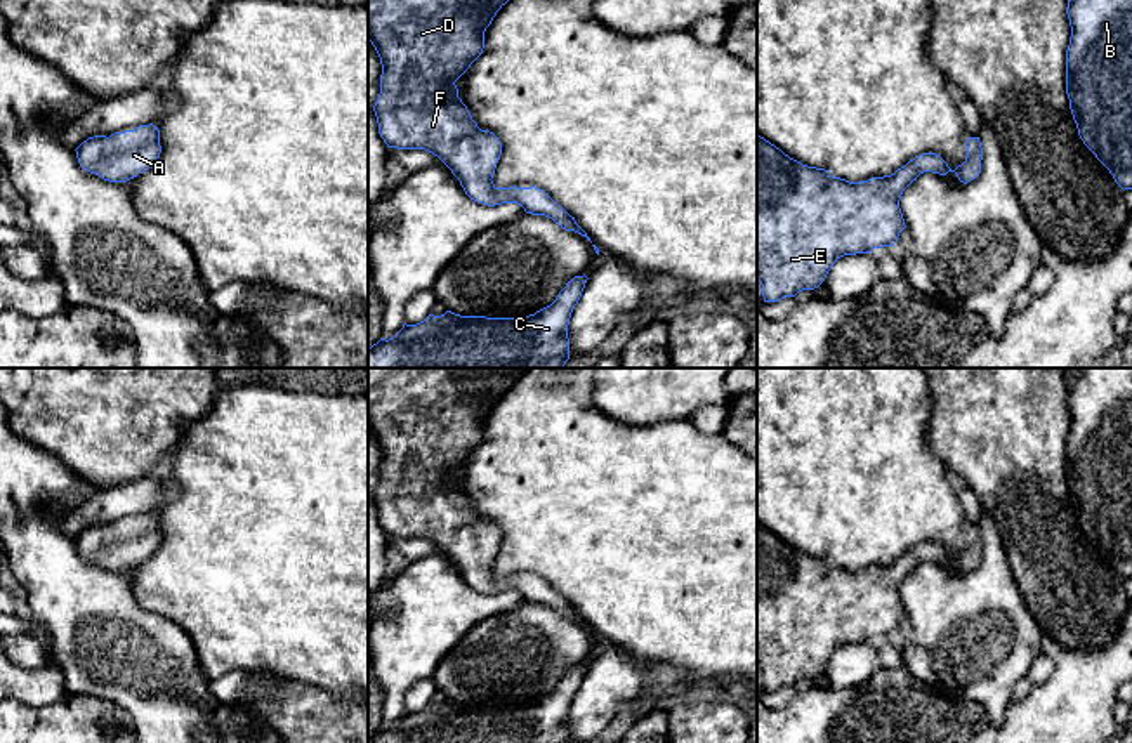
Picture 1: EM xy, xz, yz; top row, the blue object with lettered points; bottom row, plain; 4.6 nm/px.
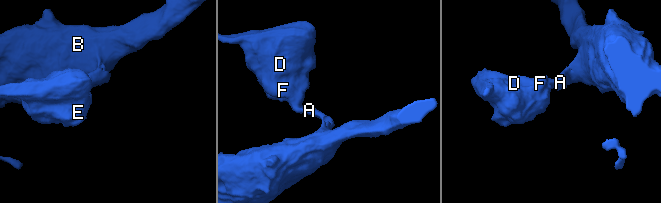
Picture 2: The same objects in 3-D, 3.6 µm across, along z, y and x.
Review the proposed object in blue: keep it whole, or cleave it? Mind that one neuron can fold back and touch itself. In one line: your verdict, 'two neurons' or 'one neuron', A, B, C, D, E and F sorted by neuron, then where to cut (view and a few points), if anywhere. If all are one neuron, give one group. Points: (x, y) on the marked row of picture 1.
one neuron; groups A B C D E F; cut none

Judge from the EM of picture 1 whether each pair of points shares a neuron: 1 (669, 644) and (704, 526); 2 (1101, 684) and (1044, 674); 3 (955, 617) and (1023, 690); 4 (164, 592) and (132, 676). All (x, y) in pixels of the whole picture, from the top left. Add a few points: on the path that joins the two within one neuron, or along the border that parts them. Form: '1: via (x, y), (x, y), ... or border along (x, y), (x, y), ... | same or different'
1: via (669, 615), (669, 594), (684, 556) | same
2: border along (1056, 664), (1051, 676), (1035, 686) | different
3: border along (1025, 676), (1016, 684), (1013, 698) | different
4: border along (131, 582), (143, 606), (171, 618), (190, 637) | different

